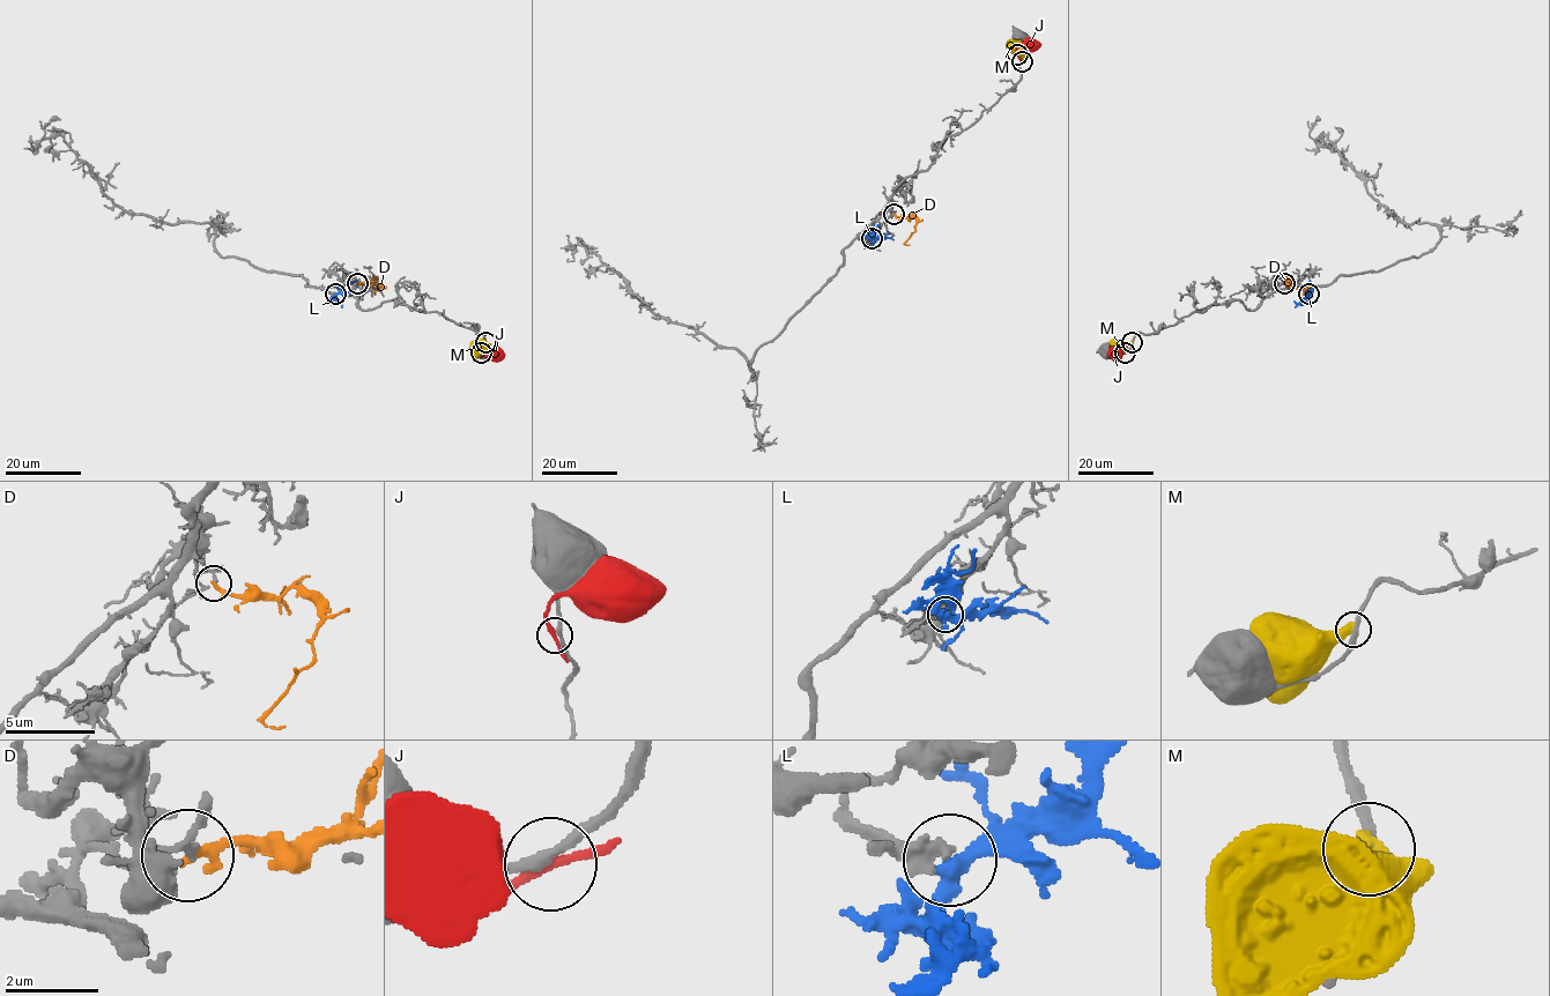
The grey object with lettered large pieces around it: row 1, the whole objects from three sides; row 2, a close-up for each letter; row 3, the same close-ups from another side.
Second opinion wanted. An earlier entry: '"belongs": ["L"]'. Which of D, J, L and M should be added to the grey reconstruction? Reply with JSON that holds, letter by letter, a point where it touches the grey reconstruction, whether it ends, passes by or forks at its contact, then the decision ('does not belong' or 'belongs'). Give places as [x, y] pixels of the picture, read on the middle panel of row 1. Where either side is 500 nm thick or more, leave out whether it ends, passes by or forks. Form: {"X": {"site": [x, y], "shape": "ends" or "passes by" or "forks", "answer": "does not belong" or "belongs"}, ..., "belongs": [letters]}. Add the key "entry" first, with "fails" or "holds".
{"entry": "holds", "D": {"site": [894, 214], "shape": "ends", "answer": "does not belong"}, "J": {"site": [1017, 54], "shape": "passes by", "answer": "does not belong"}, "L": {"site": [872, 238], "shape": "passes by", "answer": "belongs"}, "M": {"site": [1022, 61], "answer": "does not belong"}, "belongs": ["L"]}

